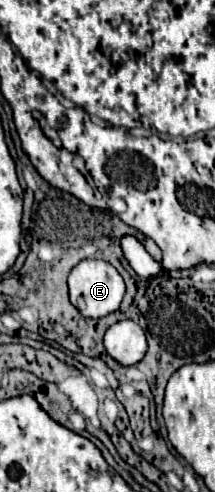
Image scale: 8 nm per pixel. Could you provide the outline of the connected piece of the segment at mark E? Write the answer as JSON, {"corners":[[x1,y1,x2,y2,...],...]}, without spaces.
{"corners":[[82,260,78,266,72,268,68,276,68,288,70,288,70,302,80,310,86,318,102,318,120,308,120,302,126,292,126,284,118,270,106,262,106,260]]}

